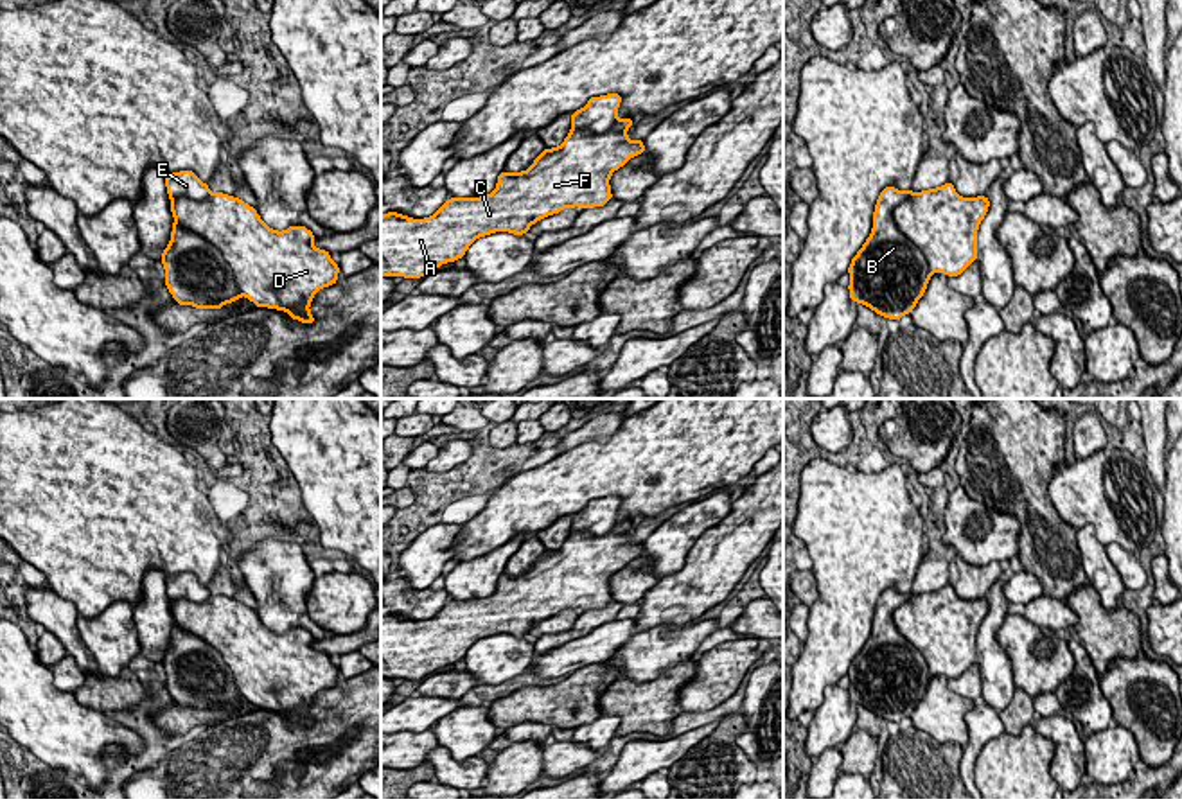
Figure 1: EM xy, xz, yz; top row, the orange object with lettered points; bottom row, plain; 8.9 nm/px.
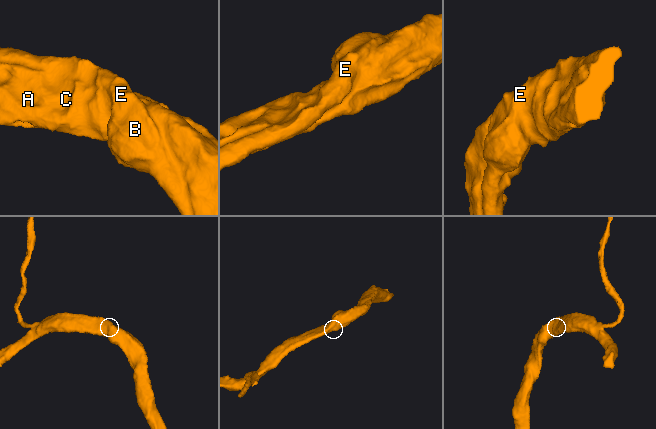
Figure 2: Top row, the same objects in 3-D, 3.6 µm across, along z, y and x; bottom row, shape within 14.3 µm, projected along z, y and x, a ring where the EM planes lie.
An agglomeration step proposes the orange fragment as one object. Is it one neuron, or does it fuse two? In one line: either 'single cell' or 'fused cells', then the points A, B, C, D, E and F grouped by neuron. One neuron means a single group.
single cell | A B C D E F

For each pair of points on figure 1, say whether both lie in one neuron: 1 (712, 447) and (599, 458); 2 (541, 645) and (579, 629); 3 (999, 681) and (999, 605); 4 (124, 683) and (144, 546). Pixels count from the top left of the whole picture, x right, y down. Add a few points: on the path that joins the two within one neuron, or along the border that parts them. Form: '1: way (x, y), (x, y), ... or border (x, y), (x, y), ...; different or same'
1: way (683, 447), (658, 458), (627, 458); same
2: way (550, 641), (570, 636); same
3: way (994, 663), (990, 656), (992, 623); same
4: border (126, 667), (117, 676), (101, 672); different

